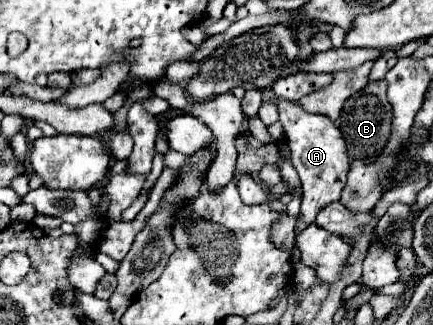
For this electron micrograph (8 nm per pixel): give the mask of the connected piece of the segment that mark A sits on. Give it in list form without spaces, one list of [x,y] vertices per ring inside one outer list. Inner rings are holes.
[[[279,100],[277,108],[279,108],[279,120],[283,122],[285,128],[287,146],[291,148],[291,160],[301,178],[301,188],[303,188],[297,230],[305,230],[309,224],[315,222],[315,216],[319,214],[319,210],[323,210],[323,206],[329,206],[331,202],[339,200],[343,186],[347,184],[351,158],[347,154],[345,138],[329,118],[319,114],[307,114],[303,112],[303,108],[299,108],[289,100]]]

